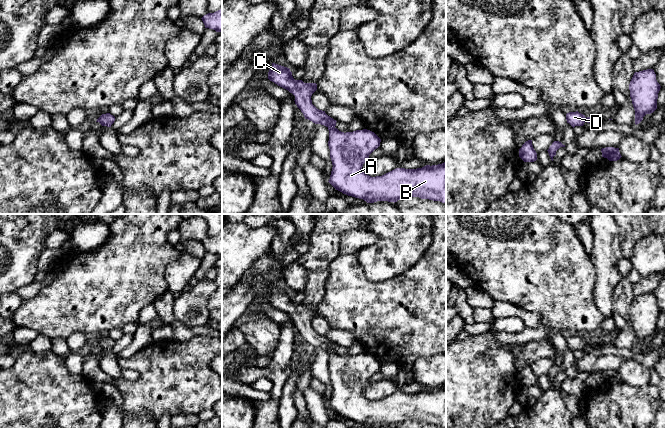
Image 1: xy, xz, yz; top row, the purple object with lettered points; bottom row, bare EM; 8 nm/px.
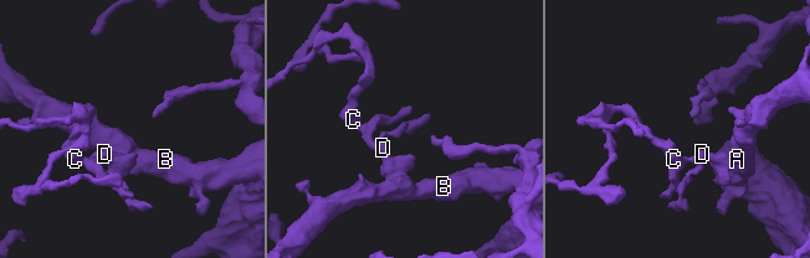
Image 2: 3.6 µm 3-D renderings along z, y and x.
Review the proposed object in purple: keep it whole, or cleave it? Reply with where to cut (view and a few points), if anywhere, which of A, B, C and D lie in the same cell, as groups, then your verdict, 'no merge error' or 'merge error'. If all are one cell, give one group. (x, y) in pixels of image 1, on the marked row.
no cut; A B C D; no merge error

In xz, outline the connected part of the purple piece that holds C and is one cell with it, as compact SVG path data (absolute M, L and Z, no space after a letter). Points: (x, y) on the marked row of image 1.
M272 63L268 79L295 96L295 104L305 119L328 128L333 165L328 182L336 190L367 203L395 203L407 196L446 203L446 162L417 169L396 168L376 177L366 175L363 164L381 142L374 132L367 129L339 131L335 127L337 121L312 104L311 96L317 84L295 80L289 68Z

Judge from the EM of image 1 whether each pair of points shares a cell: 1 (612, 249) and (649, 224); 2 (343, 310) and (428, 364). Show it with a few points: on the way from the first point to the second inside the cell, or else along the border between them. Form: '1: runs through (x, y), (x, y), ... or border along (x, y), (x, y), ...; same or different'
1: border along (616, 224), (619, 230), (619, 246), (622, 256); different
2: border along (435, 354), (415, 361), (413, 380); different

